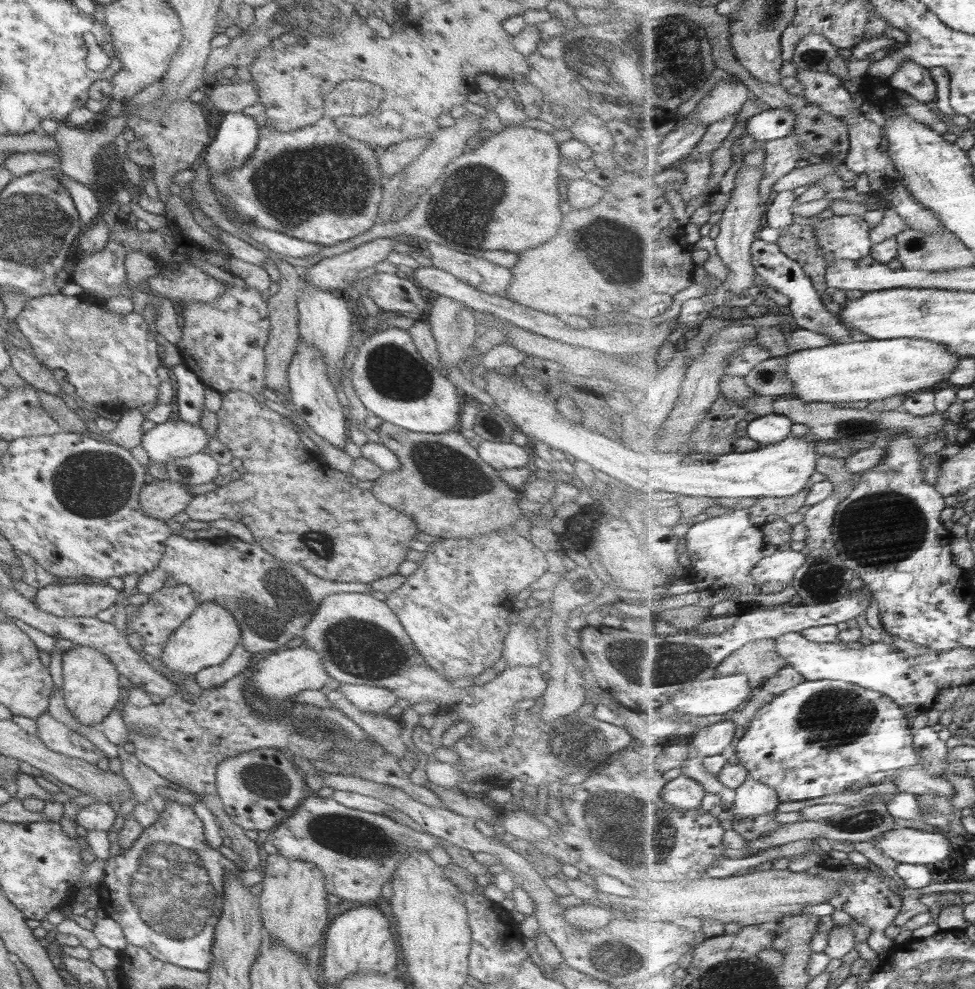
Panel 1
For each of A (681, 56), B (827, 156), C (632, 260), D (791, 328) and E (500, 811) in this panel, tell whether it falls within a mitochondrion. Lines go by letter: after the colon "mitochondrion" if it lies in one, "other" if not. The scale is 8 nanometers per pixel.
A: mitochondrion
B: other
C: mitochondrion
D: other
E: other

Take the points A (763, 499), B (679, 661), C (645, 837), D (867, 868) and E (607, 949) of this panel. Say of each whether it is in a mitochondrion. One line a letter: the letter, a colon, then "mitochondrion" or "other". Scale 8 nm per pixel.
A: other
B: mitochondrion
C: mitochondrion
D: other
E: mitochondrion

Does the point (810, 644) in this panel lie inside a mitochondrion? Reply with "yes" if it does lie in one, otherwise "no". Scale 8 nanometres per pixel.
no

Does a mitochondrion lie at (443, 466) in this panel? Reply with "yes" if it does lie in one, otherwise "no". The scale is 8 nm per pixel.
yes

